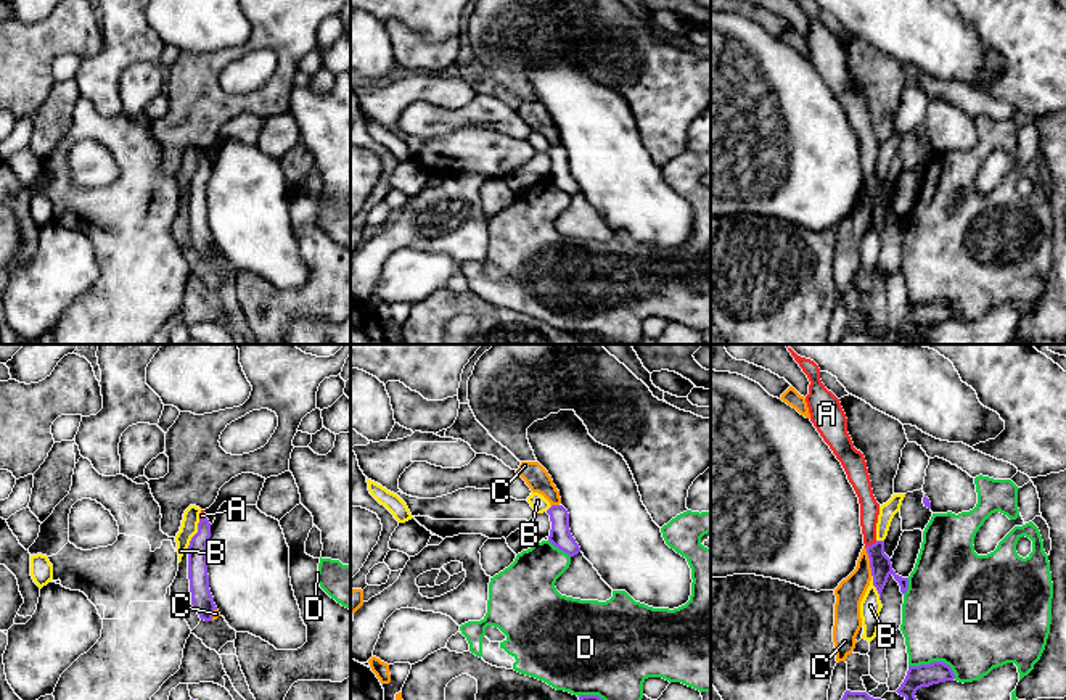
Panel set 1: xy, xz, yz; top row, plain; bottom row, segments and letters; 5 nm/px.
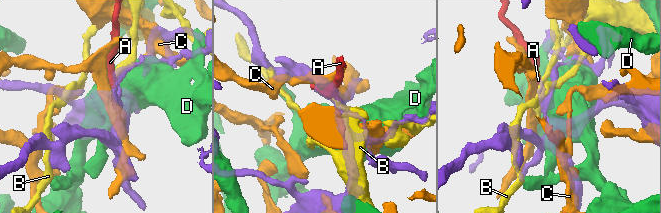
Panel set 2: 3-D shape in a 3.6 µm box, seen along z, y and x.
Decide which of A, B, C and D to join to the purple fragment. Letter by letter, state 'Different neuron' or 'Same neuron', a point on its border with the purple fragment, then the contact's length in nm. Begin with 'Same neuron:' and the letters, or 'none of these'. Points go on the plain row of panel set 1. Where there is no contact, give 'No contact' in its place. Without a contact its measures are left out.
Same neuron: A
A: Same neuron. Touches purple at yz (872, 184). Shared border 70 nm
B: Different neuron. Touches purple at xy (195, 174). Shared border 160 nm
C: Different neuron. Touches purple at yz (870, 201). Shared border 150 nm
D: Different neuron. Touches purple at yz (934, 301). Shared border 240 nm

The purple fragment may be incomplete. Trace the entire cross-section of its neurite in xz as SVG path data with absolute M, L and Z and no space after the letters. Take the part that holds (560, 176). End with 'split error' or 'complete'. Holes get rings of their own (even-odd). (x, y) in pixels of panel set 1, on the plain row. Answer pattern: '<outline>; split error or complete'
M551 145L547 153L550 154L551 161L548 180L569 196L577 195L580 187L571 174L568 150L563 145Z; complete

